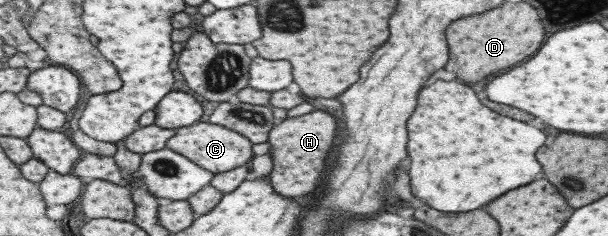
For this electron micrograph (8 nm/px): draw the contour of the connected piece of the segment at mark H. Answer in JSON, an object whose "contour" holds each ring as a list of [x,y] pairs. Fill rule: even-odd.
{"contour":[[[313,110],[299,116],[287,116],[276,121],[267,133],[269,157],[272,169],[267,174],[269,183],[275,193],[283,197],[301,197],[309,195],[317,189],[321,191],[321,183],[327,174],[327,155],[333,155],[336,123],[331,114],[325,110]]]}

